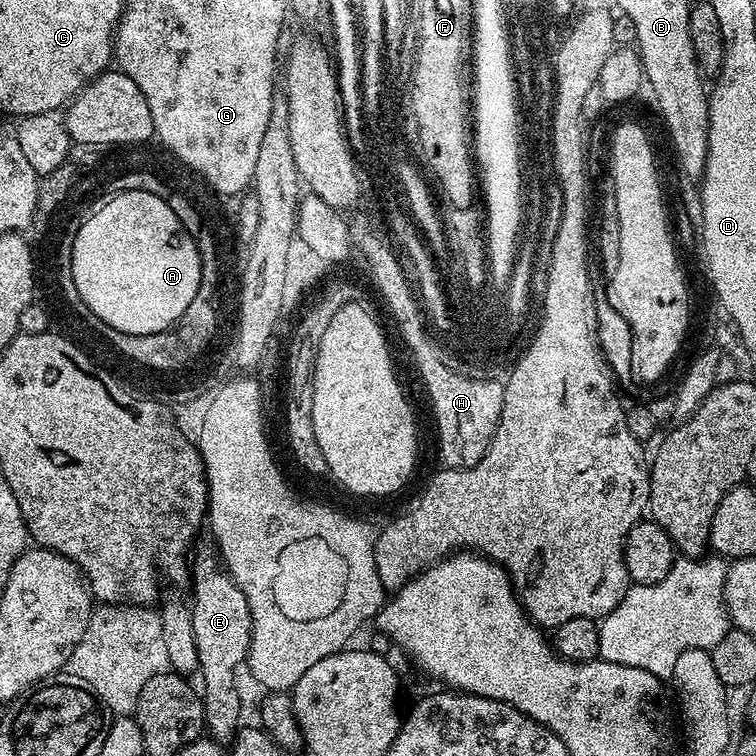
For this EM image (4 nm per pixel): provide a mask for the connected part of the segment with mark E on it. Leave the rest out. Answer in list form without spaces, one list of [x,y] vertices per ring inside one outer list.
[[[215,543],[195,545],[190,556],[190,572],[192,568],[192,621],[194,622],[194,646],[198,650],[198,677],[204,683],[202,688],[202,699],[204,701],[204,727],[207,735],[221,746],[231,745],[236,739],[237,732],[242,727],[240,721],[240,710],[242,703],[239,692],[236,689],[237,669],[248,659],[250,650],[250,638],[252,637],[252,615],[250,606],[246,602],[246,594],[242,594],[240,587],[232,580],[227,571],[222,567],[222,561],[218,555]]]

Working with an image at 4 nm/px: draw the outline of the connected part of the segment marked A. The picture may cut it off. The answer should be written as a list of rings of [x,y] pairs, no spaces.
[[[155,191],[117,192],[84,221],[73,244],[74,285],[83,302],[114,330],[130,335],[153,335],[173,327],[197,293],[195,260],[200,257],[193,233],[186,231],[167,199]]]

